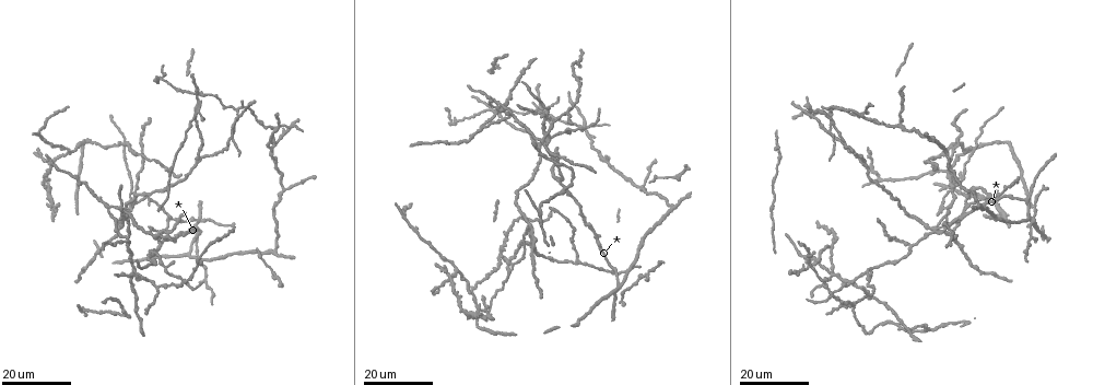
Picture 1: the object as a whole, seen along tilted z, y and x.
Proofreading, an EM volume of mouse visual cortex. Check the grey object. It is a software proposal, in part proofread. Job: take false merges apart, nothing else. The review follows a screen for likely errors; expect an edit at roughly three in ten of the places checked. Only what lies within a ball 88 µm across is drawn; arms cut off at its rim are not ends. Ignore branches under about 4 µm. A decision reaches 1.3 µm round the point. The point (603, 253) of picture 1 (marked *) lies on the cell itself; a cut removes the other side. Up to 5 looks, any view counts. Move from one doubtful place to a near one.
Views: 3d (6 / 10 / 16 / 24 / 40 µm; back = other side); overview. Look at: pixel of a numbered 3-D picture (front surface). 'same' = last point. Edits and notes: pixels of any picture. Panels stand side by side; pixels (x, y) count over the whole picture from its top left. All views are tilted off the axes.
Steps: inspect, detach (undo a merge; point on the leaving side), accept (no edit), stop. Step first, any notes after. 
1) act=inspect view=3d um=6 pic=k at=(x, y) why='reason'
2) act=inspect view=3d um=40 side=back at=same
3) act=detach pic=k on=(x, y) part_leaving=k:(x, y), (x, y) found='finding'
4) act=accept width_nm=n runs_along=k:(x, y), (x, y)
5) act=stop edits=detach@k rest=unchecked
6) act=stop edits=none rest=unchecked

act=inspect view=3d um=24 pic=1 at=(529, 220) why='arms part here'

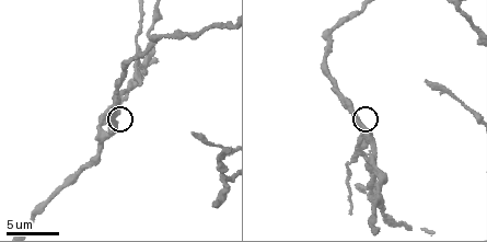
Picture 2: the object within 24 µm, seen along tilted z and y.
act=inspect view=3d um=6 pic=2 at=(359, 124)

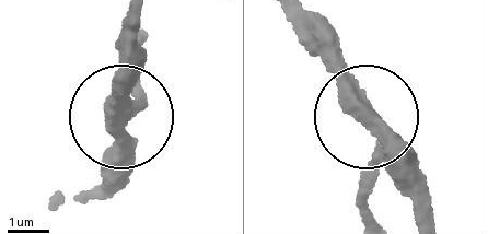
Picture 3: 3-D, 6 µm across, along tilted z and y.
act=accept width_nm=330 runs_along=3:(286, 18), (345, 78), (382, 148), (415, 179) found='continuous, no second cell'

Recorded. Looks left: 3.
act=inspect view=3d um=24 pic=1 at=(469, 290) why='four or more arms meet'

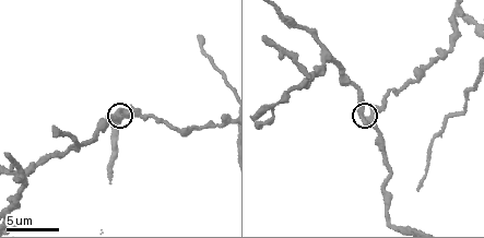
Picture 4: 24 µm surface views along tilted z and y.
act=inspect view=3d um=6 pic=4 at=(122, 111)

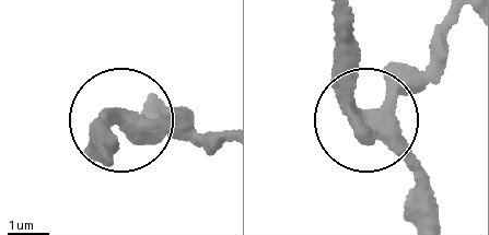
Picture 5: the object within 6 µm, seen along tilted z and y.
act=inspect view=3d um=6 side=back pic=5 at=(367, 119)

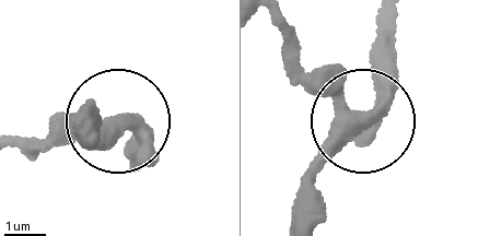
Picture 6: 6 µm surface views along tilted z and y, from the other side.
act=accept width_nm=340 found='all the same cell'

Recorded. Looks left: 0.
act=stop edits=none rest=unchecked

